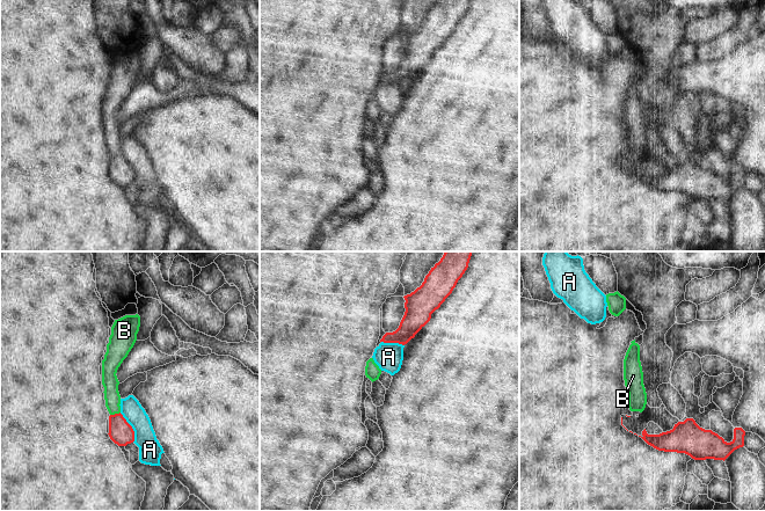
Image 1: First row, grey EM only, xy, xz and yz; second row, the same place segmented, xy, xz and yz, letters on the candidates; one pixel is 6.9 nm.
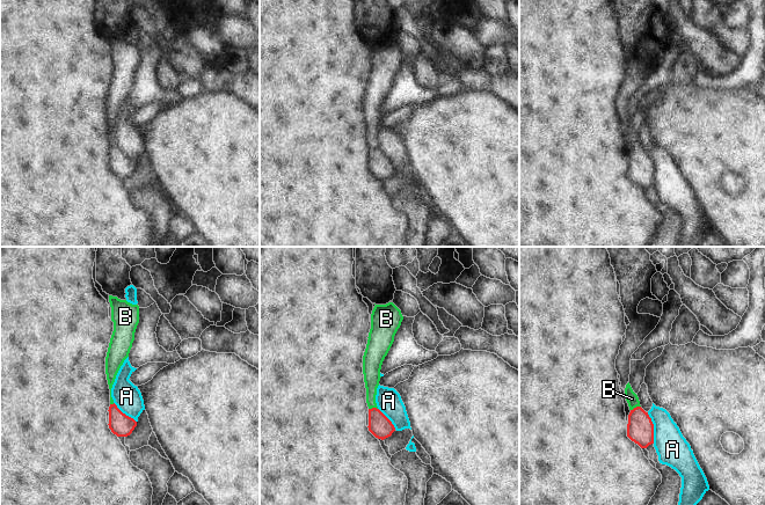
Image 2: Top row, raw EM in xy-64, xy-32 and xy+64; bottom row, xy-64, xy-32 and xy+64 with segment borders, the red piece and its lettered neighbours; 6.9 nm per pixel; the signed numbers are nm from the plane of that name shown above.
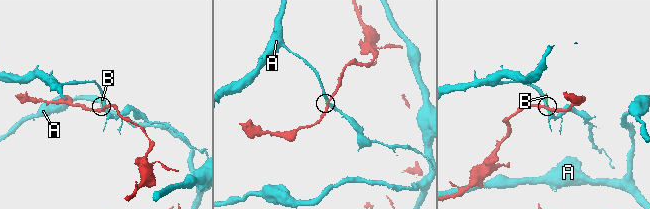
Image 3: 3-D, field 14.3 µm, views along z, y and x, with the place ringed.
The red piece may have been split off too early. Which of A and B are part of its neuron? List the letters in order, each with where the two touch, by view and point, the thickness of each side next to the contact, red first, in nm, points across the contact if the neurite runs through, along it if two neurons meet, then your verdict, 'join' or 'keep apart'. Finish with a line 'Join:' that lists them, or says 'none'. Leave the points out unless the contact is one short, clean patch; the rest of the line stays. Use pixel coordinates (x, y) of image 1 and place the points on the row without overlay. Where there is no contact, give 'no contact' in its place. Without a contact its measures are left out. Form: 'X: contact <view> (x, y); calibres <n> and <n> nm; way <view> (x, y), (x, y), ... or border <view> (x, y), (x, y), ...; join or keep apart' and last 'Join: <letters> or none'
A: contact xy (131, 168); calibres 170 and 160 nm; keep apart
B: contact xy (115, 154); calibres 170 and 120 nm; way xy (121, 173), (115, 154), (110, 123); join
Join: B

